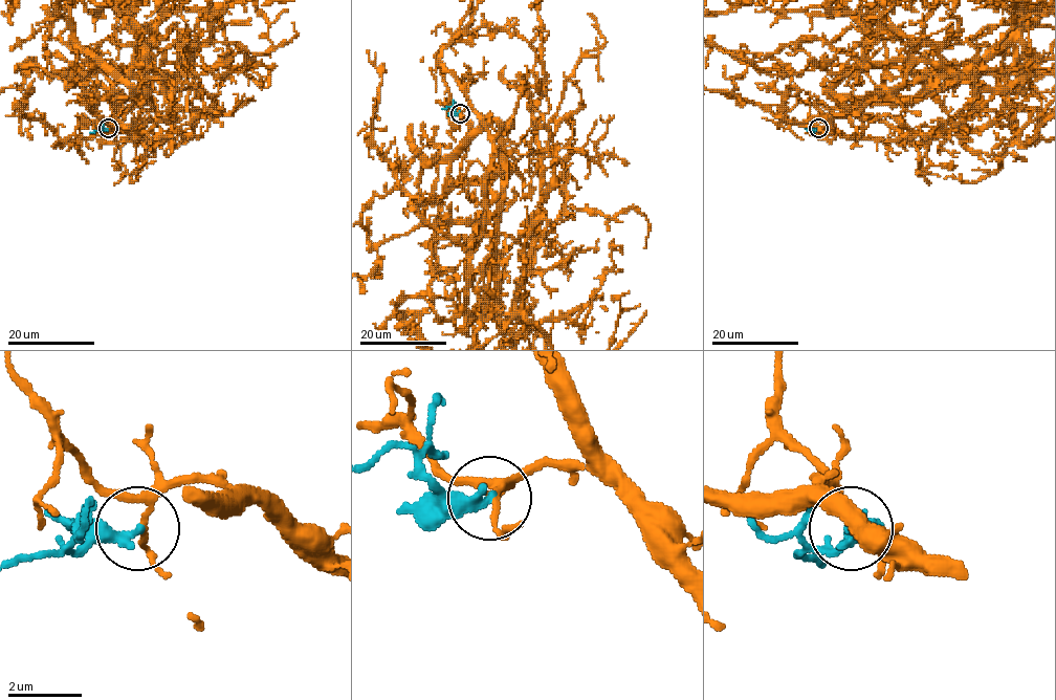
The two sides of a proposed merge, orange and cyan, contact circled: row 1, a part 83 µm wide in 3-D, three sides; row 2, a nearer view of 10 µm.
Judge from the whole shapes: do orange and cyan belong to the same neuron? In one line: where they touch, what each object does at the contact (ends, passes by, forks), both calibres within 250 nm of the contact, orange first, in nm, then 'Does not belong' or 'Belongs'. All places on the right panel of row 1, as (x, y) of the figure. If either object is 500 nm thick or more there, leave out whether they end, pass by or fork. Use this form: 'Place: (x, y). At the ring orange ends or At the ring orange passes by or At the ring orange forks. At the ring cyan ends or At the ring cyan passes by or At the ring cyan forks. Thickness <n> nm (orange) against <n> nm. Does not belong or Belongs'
Place: (818, 128). At the ring orange forks. At the ring cyan ends. Thickness 110 nm (orange) against 320 nm. Does not belong

